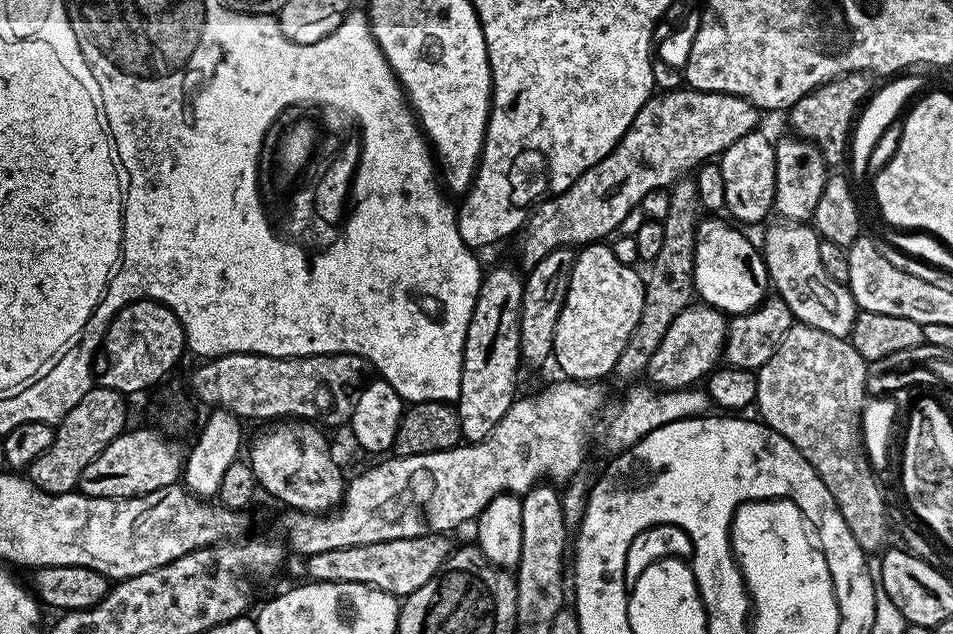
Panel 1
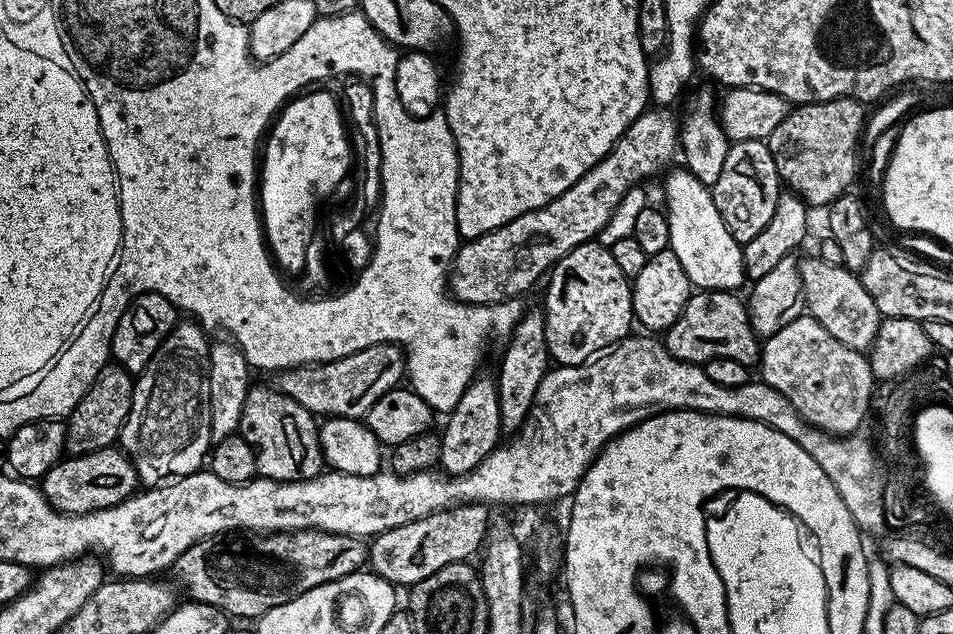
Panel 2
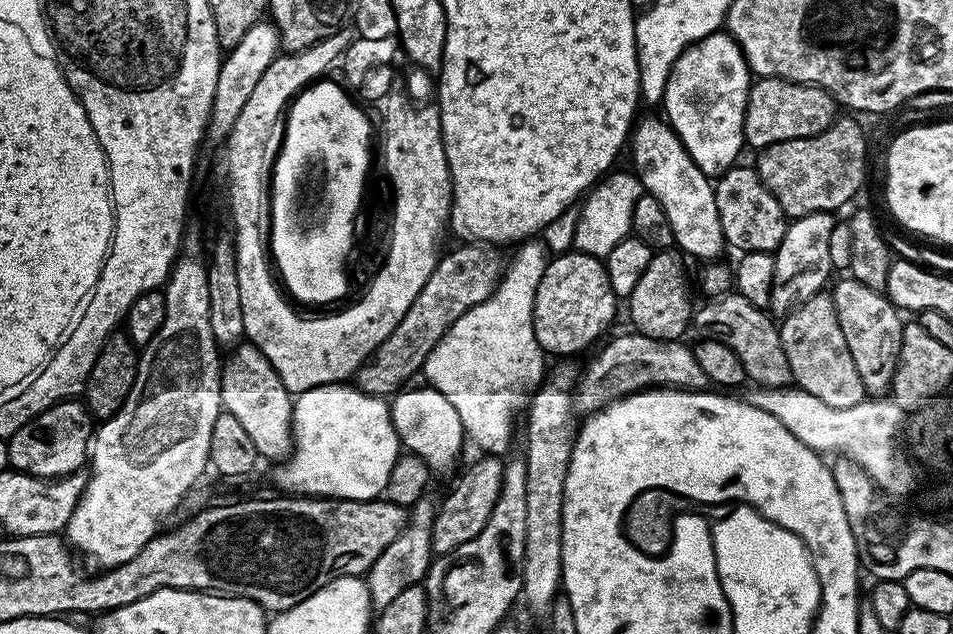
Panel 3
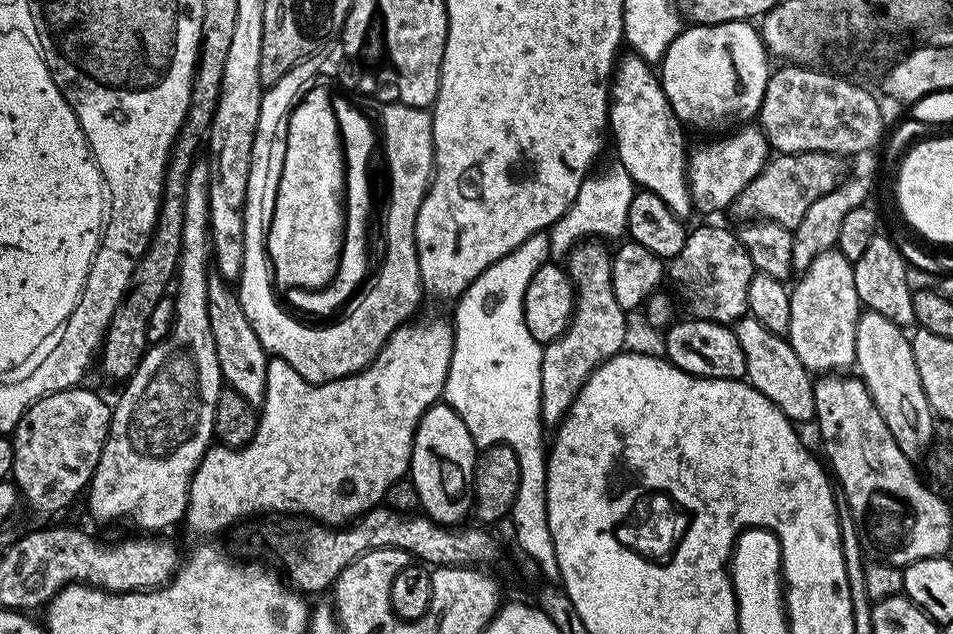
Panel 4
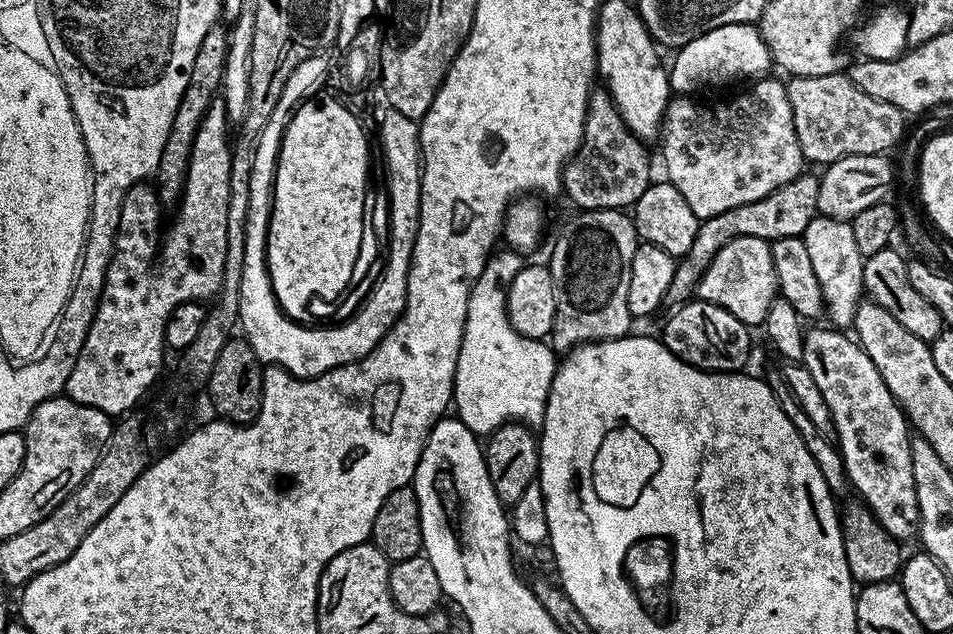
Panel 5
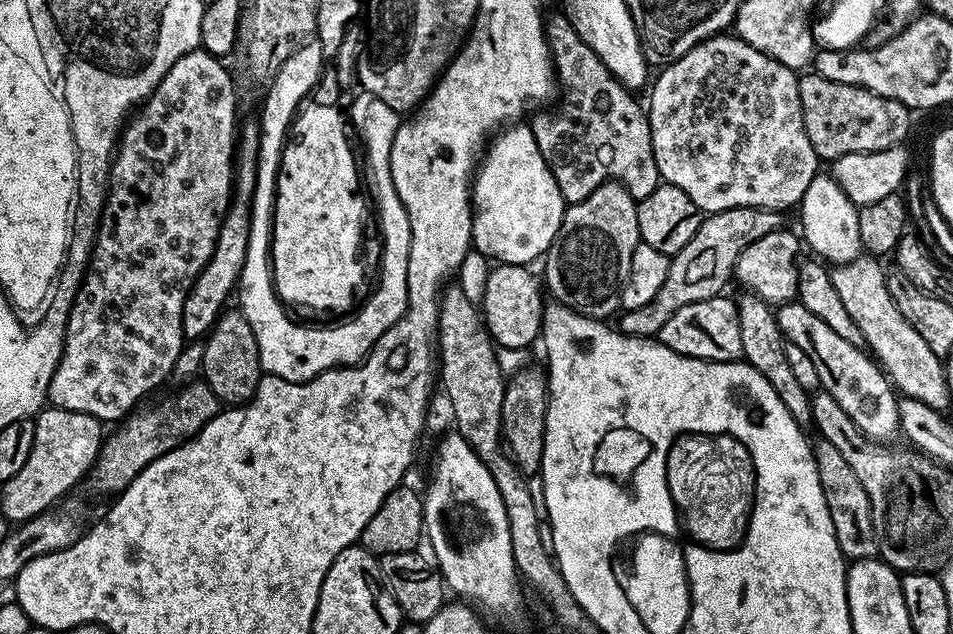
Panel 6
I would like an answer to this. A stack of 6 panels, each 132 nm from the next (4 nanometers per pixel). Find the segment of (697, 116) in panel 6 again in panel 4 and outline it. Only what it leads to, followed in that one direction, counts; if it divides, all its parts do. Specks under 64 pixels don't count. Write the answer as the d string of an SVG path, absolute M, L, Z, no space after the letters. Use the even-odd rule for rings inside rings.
M749 122L733 131L731 134L721 135L719 138L712 138L709 144L700 144L688 153L688 193L692 195L692 203L697 209L704 212L720 212L731 209L736 201L736 196L758 178L758 174L764 169L764 165L770 159L770 145L764 136L763 128L755 123Z

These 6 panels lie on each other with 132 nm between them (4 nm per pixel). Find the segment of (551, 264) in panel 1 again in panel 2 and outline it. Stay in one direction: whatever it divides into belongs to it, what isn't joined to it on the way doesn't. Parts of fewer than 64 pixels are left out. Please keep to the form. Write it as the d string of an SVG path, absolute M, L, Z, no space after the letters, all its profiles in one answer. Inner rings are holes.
M543 307L532 308L513 328L512 337L504 348L504 357L500 360L500 426L505 433L515 434L520 431L528 411L532 409L534 398L538 394L538 386L542 386L542 378L550 367L548 343L546 342L546 318Z

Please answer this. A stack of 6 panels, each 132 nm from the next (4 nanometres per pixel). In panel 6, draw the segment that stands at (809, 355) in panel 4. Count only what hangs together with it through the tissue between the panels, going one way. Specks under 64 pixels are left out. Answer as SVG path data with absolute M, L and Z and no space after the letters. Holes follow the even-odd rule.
M818 174L806 186L806 194L798 205L800 228L805 245L813 248L815 255L829 265L848 264L861 255L858 234L858 214L860 208L843 192L842 186L831 174Z

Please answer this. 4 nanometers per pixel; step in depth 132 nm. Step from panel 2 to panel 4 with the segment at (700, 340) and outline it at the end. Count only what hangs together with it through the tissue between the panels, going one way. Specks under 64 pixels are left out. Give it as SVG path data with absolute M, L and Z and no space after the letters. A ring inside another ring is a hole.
M751 314L742 320L736 321L734 331L738 338L738 346L742 346L742 354L746 358L746 377L747 383L753 384L782 414L786 419L795 422L797 425L815 421L816 418L816 399L814 398L813 373L802 366L802 361L798 354L788 345L784 336L774 334L762 326L762 322L755 320ZM800 423L800 424L799 424Z

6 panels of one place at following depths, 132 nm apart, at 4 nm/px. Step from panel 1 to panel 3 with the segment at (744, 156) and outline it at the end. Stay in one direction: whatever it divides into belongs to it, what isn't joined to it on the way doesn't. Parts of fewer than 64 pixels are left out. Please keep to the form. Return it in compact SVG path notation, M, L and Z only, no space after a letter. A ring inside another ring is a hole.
M733 166L715 181L716 205L718 218L722 222L722 234L727 247L737 248L737 253L771 252L775 253L782 242L789 226L789 217L784 215L782 206L778 206L778 198L766 190L760 181L755 167L740 168Z

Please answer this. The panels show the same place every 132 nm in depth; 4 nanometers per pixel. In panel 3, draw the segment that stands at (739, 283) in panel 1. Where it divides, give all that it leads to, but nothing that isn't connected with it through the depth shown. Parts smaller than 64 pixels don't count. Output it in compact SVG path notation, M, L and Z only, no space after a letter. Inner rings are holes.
M657 116L637 119L630 133L635 171L645 193L662 202L662 210L666 210L666 218L670 218L670 226L674 230L675 247L681 253L697 256L700 262L715 261L719 257L716 255L725 251L726 241L722 234L722 222L718 218L713 181L690 158L686 146L682 146L667 119Z

